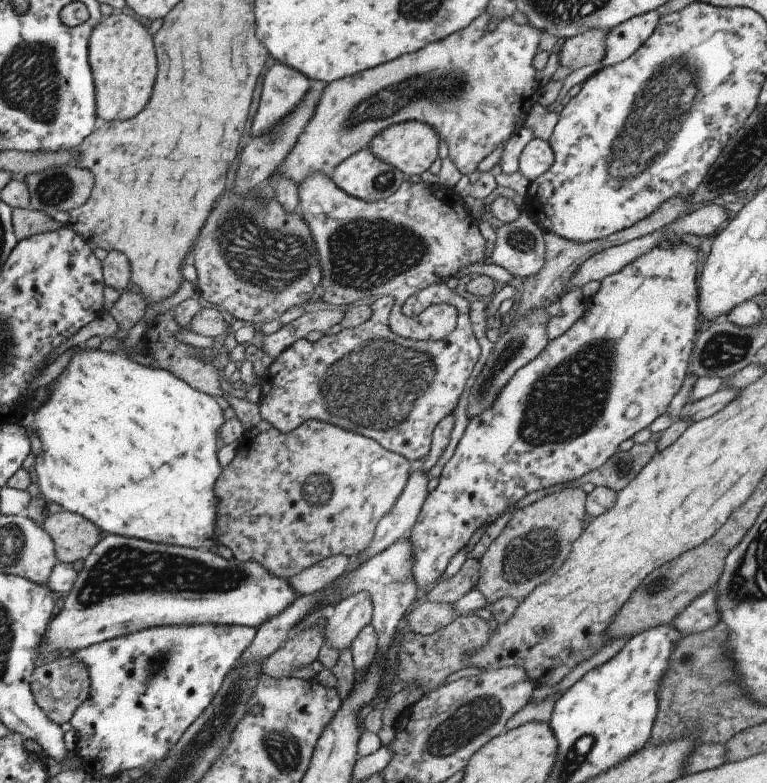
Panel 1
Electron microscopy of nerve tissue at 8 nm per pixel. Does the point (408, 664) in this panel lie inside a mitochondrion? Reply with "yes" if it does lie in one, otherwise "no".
no

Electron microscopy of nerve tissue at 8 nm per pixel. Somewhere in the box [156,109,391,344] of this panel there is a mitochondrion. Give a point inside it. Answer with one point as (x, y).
(264, 257)

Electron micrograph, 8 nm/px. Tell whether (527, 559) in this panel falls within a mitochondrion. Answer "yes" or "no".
yes

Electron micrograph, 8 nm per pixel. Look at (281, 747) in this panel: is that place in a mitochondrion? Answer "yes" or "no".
yes

